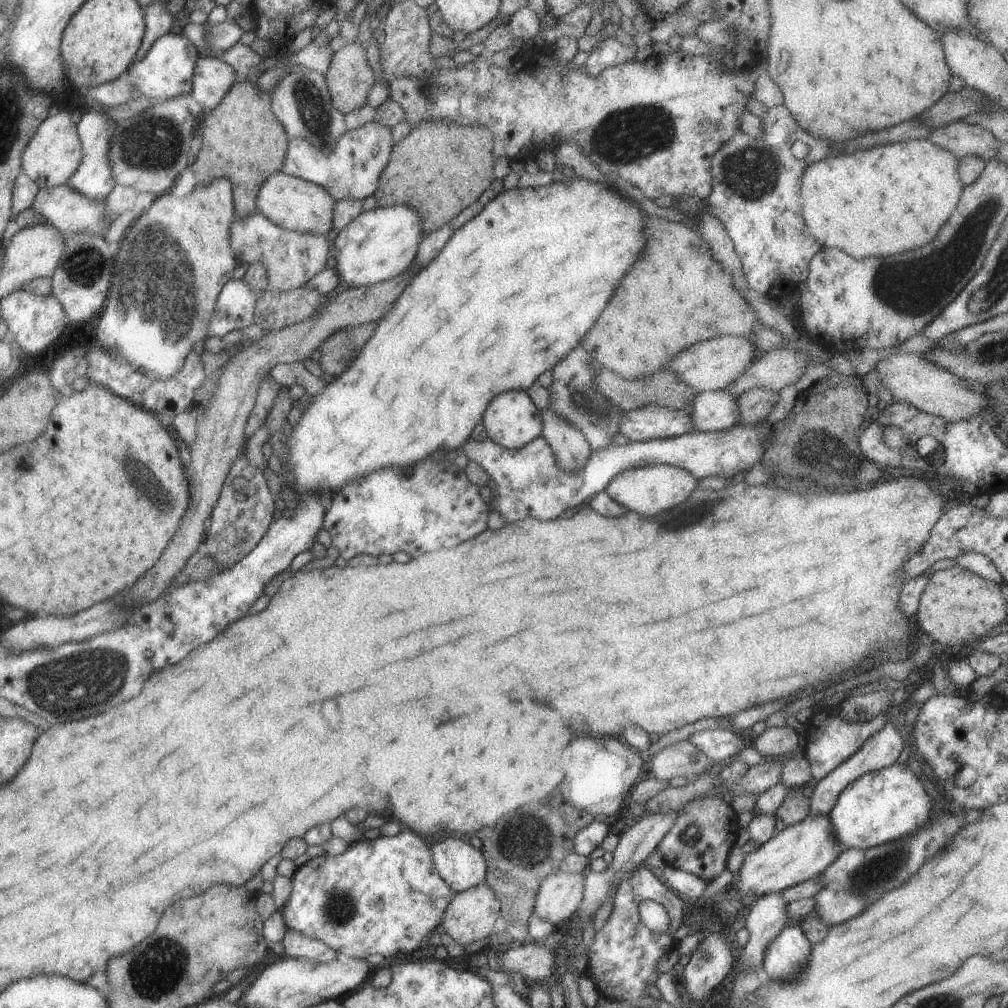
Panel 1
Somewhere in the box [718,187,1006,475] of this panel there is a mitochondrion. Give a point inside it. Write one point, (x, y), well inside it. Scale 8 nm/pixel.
(914, 288)

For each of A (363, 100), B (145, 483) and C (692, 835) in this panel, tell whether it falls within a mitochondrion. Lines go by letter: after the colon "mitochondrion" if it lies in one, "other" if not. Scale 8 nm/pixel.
A: other
B: mitochondrion
C: mitochondrion

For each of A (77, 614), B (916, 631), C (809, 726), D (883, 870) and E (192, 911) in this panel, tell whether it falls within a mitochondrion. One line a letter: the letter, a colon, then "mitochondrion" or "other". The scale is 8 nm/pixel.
A: other
B: other
C: other
D: mitochondrion
E: other

